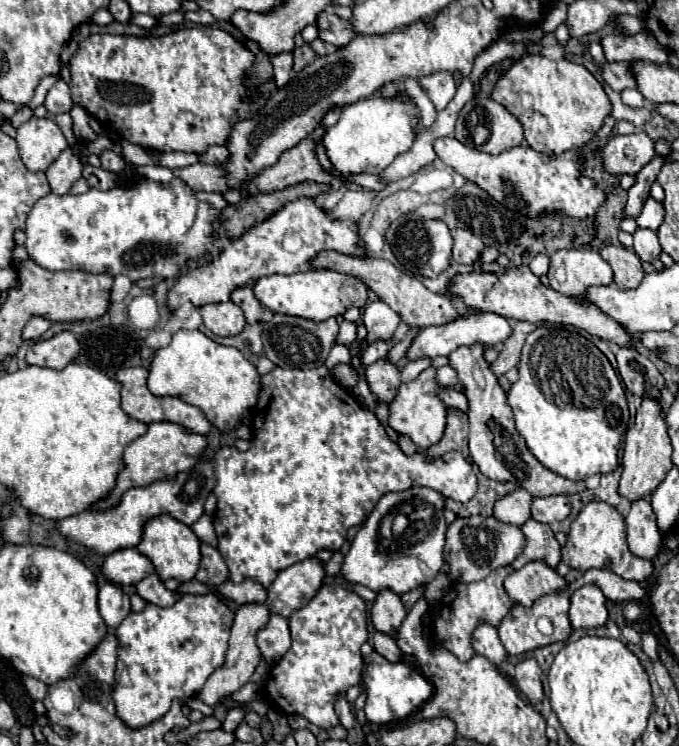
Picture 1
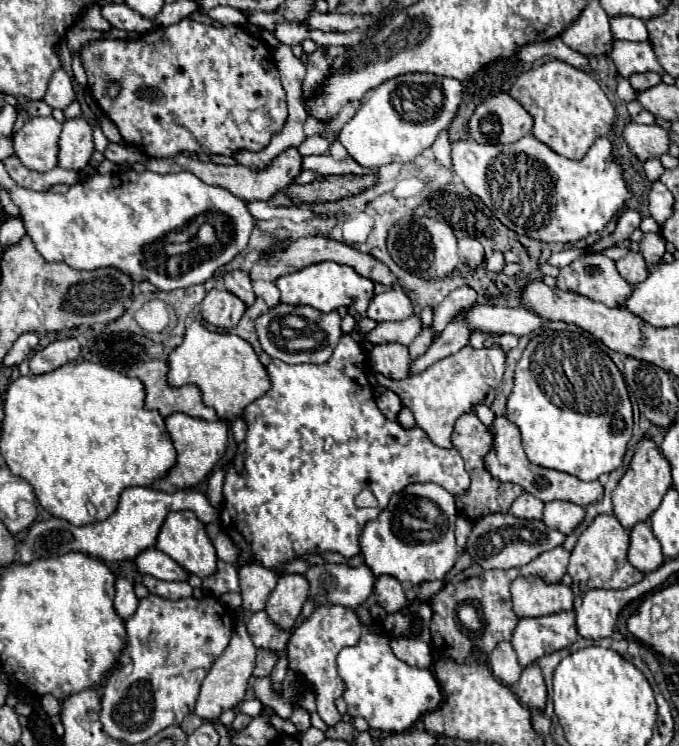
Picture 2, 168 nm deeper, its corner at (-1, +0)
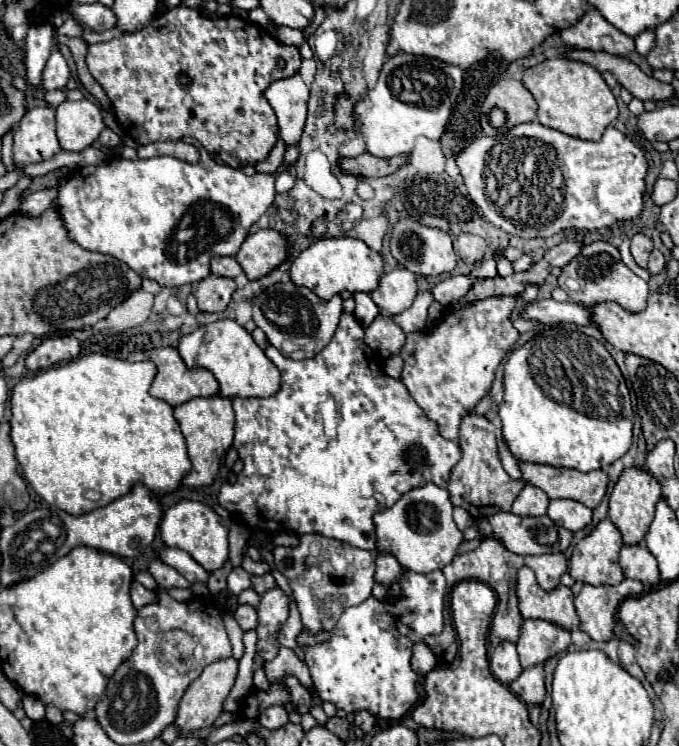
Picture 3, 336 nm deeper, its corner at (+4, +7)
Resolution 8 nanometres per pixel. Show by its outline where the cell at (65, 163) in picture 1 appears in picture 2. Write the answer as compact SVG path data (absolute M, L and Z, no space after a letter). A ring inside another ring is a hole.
M84 116L66 120L60 134L58 166L80 172L88 164L92 152L94 152L94 140L90 122Z

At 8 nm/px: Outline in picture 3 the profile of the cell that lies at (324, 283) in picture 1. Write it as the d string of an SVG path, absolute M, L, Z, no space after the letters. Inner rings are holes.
M341 237L341 239L321 239L301 251L299 257L291 263L289 277L295 285L311 289L321 299L331 299L337 293L371 293L379 285L383 271L381 255L369 249L361 239Z

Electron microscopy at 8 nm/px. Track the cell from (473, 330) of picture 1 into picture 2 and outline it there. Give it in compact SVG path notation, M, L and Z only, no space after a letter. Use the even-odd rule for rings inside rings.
M474 304L466 314L470 330L484 334L516 334L524 336L546 324L542 316L528 308L504 308L490 304Z

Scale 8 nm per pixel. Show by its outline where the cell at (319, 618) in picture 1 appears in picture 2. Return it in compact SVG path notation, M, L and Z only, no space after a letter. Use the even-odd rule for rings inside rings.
M320 606L314 610L314 614L304 620L300 628L294 630L290 642L288 642L288 660L290 668L300 676L306 678L308 684L312 684L318 700L318 714L328 726L334 726L340 722L340 712L336 710L334 700L342 696L342 682L336 672L336 654L344 646L354 646L360 638L360 620L354 610L342 608L342 606Z

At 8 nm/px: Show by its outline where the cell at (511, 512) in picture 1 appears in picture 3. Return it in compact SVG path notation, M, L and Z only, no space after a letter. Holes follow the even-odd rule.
M527 483L523 487L523 491L517 495L511 511L515 515L545 515L547 505L549 505L549 497L543 491L539 491L537 487Z

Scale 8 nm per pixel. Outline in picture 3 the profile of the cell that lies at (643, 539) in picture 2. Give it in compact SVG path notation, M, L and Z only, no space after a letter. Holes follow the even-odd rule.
M645 543L623 545L619 563L623 567L625 577L639 579L639 581L643 581L647 585L657 585L659 583L657 561L651 555L651 551L645 547Z

